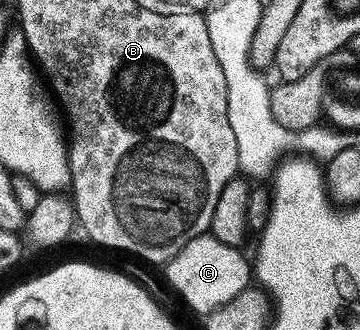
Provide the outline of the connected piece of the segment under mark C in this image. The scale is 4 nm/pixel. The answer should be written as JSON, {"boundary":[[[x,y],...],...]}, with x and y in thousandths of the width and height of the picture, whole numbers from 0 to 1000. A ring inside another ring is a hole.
{"boundary":[[[583,709],[517,733],[506,758],[461,803],[467,848],[478,873],[556,952],[575,952],[672,891],[694,861],[694,788],[675,776],[667,752],[628,745]]]}

